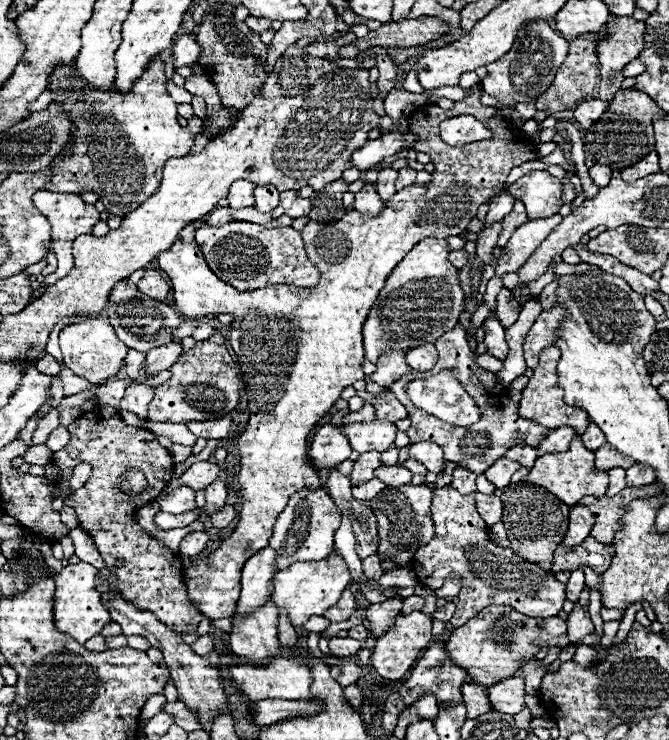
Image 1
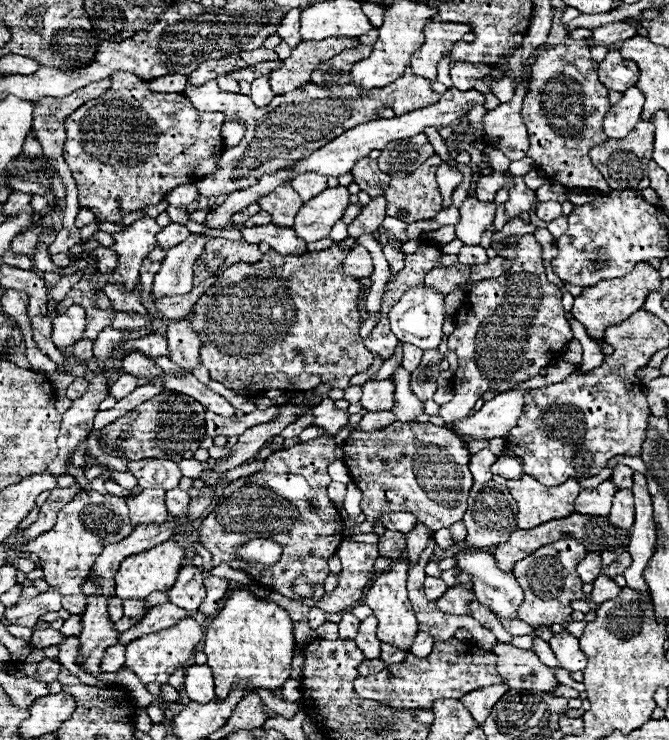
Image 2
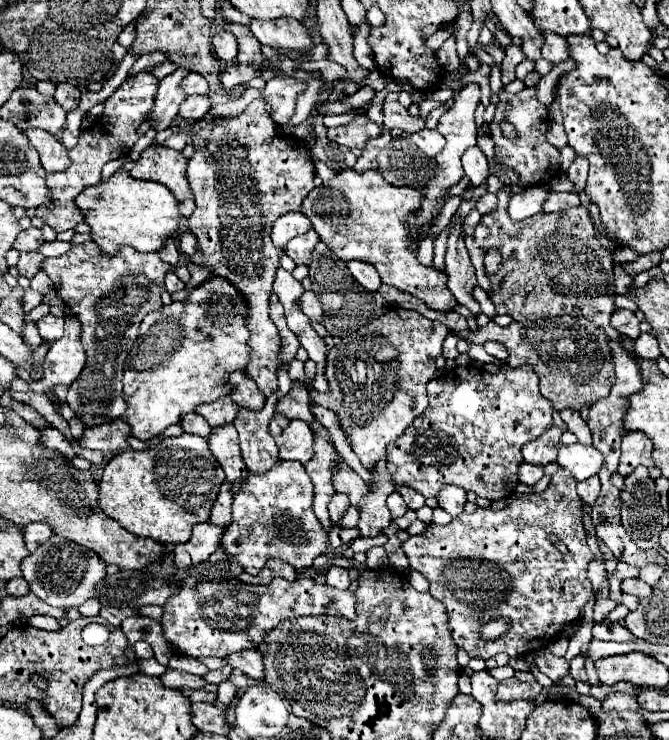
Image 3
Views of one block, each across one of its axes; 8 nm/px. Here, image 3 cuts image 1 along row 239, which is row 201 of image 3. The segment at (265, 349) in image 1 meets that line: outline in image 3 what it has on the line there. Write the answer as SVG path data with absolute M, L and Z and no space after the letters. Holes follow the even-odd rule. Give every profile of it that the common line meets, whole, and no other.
M148 146L134 162L130 174L140 180L152 180L168 186L176 194L180 214L190 216L194 212L194 196L188 184L186 164L188 160L182 152L164 146ZM348 168L348 170L342 170L340 174L336 174L330 182L324 182L322 186L314 188L304 198L300 212L310 218L314 230L320 234L320 238L330 246L330 250L340 260L344 260L344 262L350 262L350 260L370 262L370 264L376 266L376 270L378 270L378 274L380 274L380 278L382 278L384 284L390 284L390 286L394 286L398 290L404 290L404 292L410 292L412 296L420 298L428 308L432 308L436 312L444 312L444 314L446 312L454 312L454 308L460 306L460 304L456 302L454 294L446 286L448 274L444 270L436 270L434 266L424 266L418 260L418 246L430 234L432 224L434 224L434 220L438 216L434 216L424 226L418 226L414 232L408 226L410 214L420 212L422 202L424 202L424 194L420 190L414 190L414 188L408 188L408 186L406 188L396 188L396 186L388 184L378 170L358 174L352 168Z

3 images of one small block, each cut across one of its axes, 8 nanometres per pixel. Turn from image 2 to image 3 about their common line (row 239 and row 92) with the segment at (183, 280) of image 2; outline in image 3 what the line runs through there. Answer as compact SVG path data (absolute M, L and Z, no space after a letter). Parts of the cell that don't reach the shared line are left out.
M190 72L184 78L184 90L188 94L206 94L208 92L208 80L198 72Z

